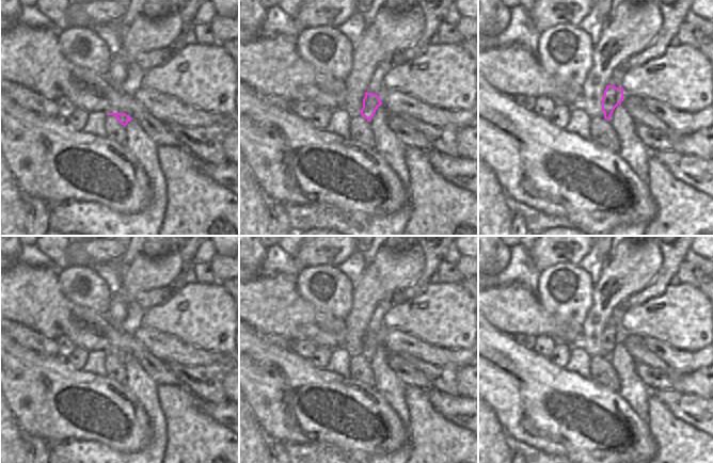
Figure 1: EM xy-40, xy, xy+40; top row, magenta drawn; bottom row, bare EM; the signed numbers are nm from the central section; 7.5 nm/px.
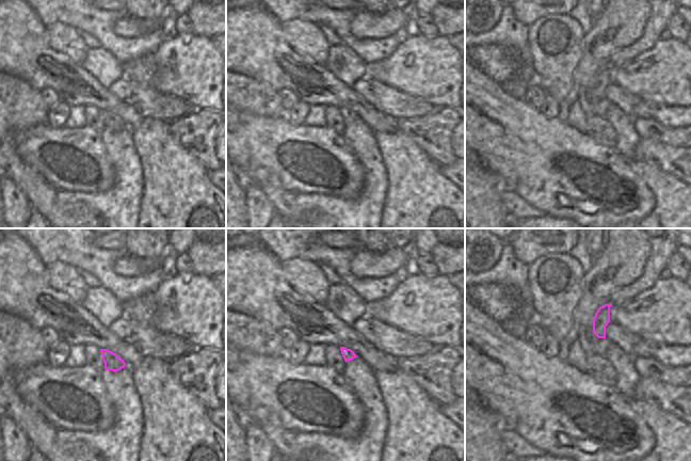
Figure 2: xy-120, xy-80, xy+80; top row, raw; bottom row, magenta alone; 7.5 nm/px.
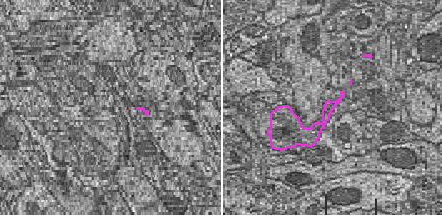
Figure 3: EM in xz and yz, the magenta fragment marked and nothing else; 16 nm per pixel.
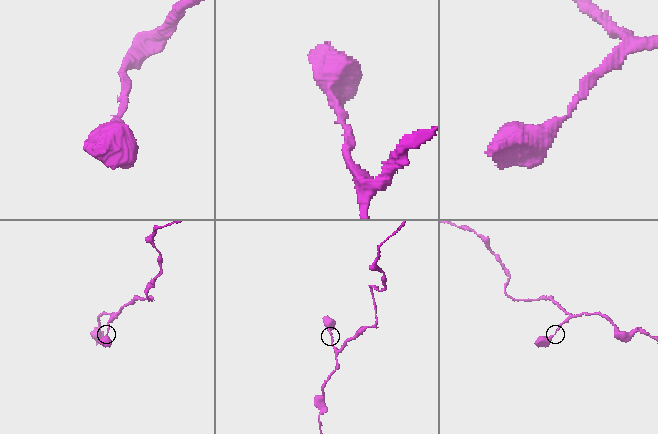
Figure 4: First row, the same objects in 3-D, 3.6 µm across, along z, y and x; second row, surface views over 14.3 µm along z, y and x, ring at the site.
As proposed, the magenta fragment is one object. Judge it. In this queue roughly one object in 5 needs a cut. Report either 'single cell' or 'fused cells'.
single cell

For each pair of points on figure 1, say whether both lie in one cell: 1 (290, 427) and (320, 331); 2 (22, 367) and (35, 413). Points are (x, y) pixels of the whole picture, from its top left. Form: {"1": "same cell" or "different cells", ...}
{"1": "different cells", "2": "same cell"}

